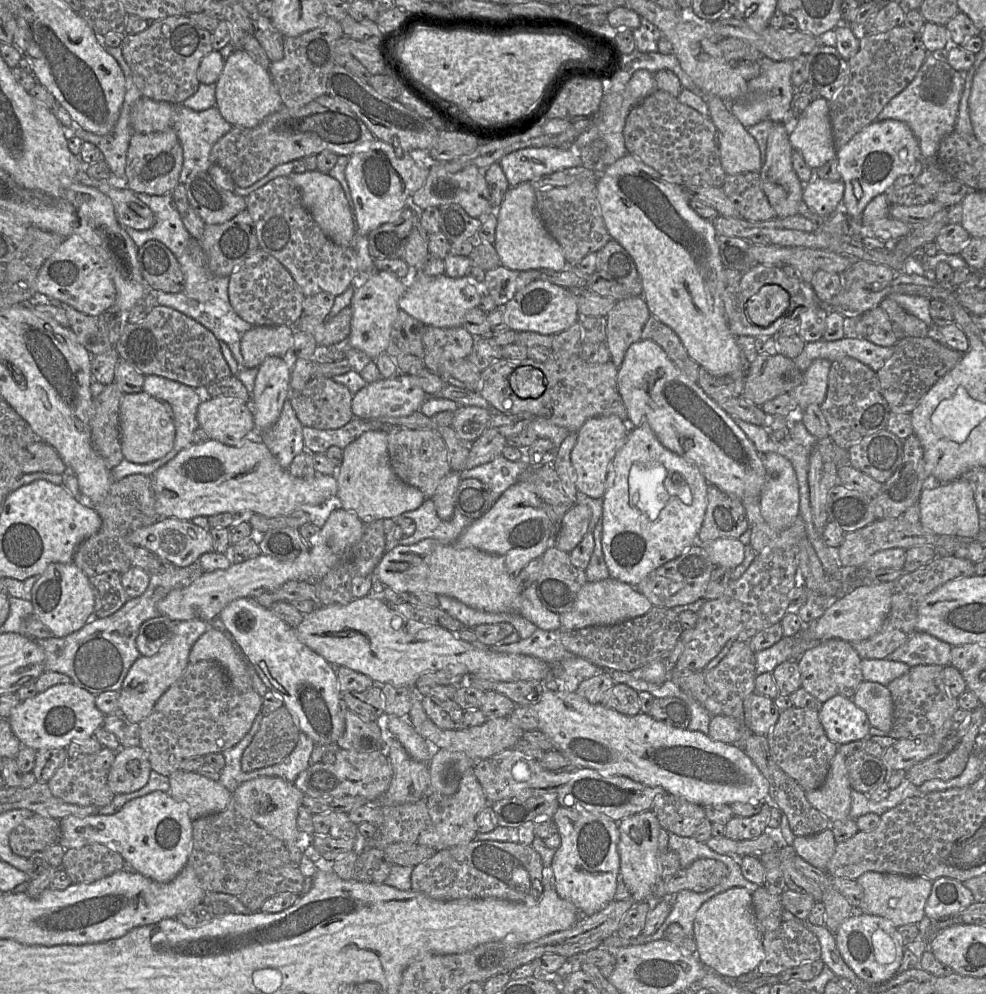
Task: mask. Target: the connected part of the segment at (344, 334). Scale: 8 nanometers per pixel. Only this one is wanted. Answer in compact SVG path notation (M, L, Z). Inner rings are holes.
M348 306L331 318L318 319L302 315L292 327L312 335L319 346L329 347L348 340L351 332L351 319L352 310Z

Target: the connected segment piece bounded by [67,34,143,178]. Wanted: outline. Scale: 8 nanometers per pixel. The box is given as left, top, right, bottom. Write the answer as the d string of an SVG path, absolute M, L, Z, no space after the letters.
M96 34L96 38L98 43L117 60L124 74L125 97L120 115L113 130L108 134L98 135L86 131L74 122L67 129L67 133L73 132L75 136L83 141L90 142L99 148L111 173L118 178L122 178L126 176L127 151L131 136L134 133L131 122L132 108L143 95L134 82L132 71L123 57L121 45L118 47L106 45L101 34Z

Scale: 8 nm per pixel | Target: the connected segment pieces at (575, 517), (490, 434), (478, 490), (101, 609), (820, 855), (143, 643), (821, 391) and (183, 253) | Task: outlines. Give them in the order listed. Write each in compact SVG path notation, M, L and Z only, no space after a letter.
M577 503L563 516L561 527L553 540L553 546L570 553L588 532L591 520L589 506Z
M487 428L478 439L470 444L466 469L493 461L497 456L502 454L506 445L505 436L496 430Z
M475 478L462 479L455 493L455 509L473 520L491 509L495 502L488 486Z
M110 571L91 577L90 584L95 598L93 618L108 617L129 600L118 572Z
M829 827L813 835L795 837L792 846L796 854L806 862L826 871L827 864L835 852L836 844Z
M165 616L145 621L136 638L140 656L151 657L157 654L172 637L176 623Z
M816 359L804 372L802 383L790 393L798 406L798 411L806 409L811 404L823 403L831 365L832 362L827 359Z
M136 193L136 195L153 212L155 224L148 230L128 228L126 229L127 233L138 247L141 247L149 240L157 240L167 246L179 262L185 278L185 286L180 293L170 294L162 291L152 291L155 293L156 303L173 308L200 323L218 341L227 344L238 364L238 368L242 367L244 359L241 353L241 340L253 325L240 318L231 306L228 296L229 277L219 277L210 271L207 257L200 242L194 239L185 228L171 194L149 195Z

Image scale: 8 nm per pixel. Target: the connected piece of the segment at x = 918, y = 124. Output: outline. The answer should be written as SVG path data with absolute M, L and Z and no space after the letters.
M928 53L915 78L878 114L878 121L894 119L909 125L919 142L920 161L923 163L928 158L935 158L941 140L955 130L964 73L953 69L944 54Z

